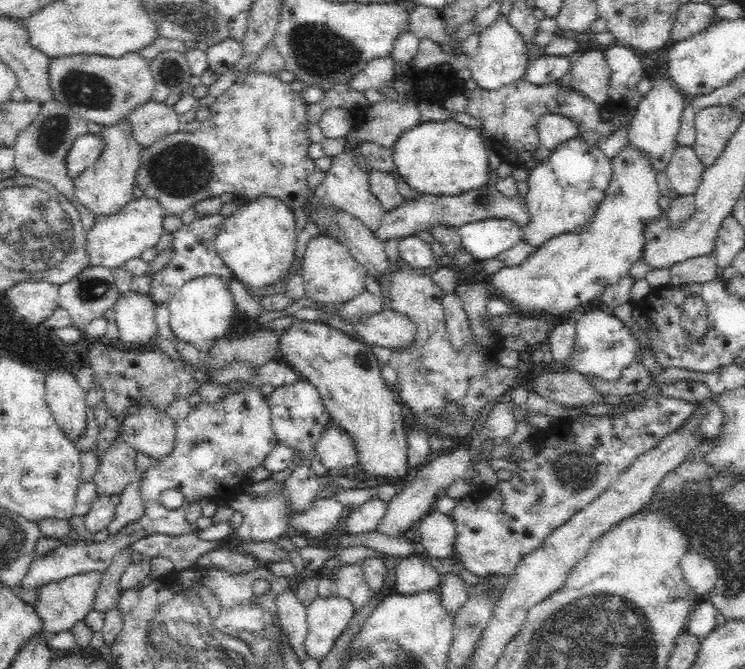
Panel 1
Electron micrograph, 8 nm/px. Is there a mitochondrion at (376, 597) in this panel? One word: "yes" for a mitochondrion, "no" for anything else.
no

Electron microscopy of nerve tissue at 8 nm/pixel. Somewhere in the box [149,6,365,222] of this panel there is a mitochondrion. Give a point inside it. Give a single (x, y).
(319, 51)

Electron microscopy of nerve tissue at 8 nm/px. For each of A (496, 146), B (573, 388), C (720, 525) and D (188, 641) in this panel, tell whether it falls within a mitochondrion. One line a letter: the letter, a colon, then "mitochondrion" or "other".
A: other
B: other
C: mitochondrion
D: mitochondrion

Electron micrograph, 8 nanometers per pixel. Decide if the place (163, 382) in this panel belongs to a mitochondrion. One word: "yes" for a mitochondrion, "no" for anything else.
yes

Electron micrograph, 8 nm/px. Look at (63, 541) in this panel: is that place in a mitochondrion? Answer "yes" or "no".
no

